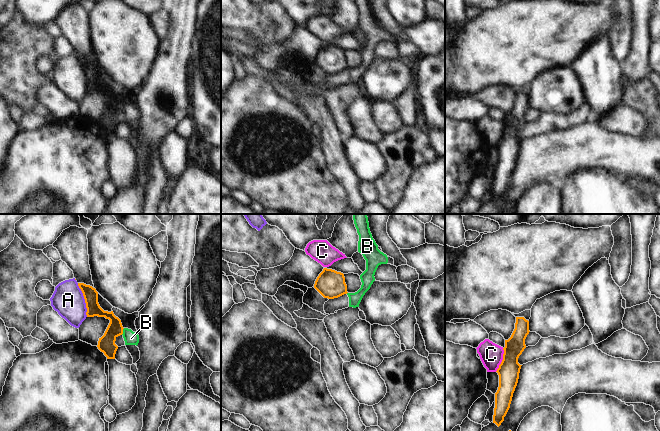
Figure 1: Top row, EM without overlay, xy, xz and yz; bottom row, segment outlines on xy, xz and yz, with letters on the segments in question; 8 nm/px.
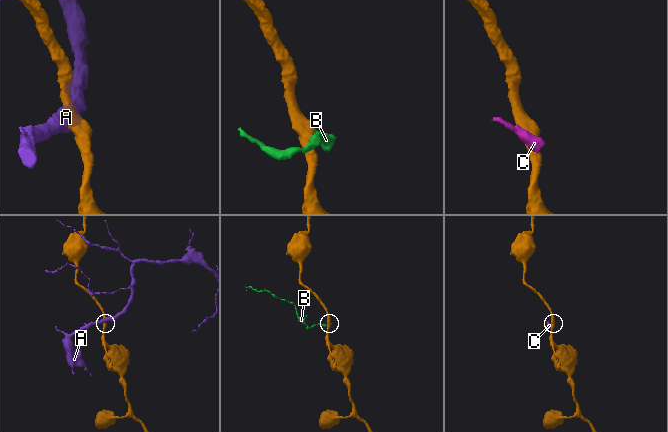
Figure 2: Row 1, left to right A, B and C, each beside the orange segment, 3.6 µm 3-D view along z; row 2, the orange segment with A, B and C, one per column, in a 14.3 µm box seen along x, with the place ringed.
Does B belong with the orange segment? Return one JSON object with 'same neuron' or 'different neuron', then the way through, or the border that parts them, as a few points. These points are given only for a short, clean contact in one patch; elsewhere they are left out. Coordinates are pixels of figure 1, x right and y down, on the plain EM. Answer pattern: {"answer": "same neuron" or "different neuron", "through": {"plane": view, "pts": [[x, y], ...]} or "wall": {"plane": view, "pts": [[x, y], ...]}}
{"answer": "different neuron", "wall": {"plane": "xy", "pts": [[124, 104], [121, 110]]}}

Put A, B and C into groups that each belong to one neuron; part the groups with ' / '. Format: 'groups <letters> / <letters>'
groups A / B / C

